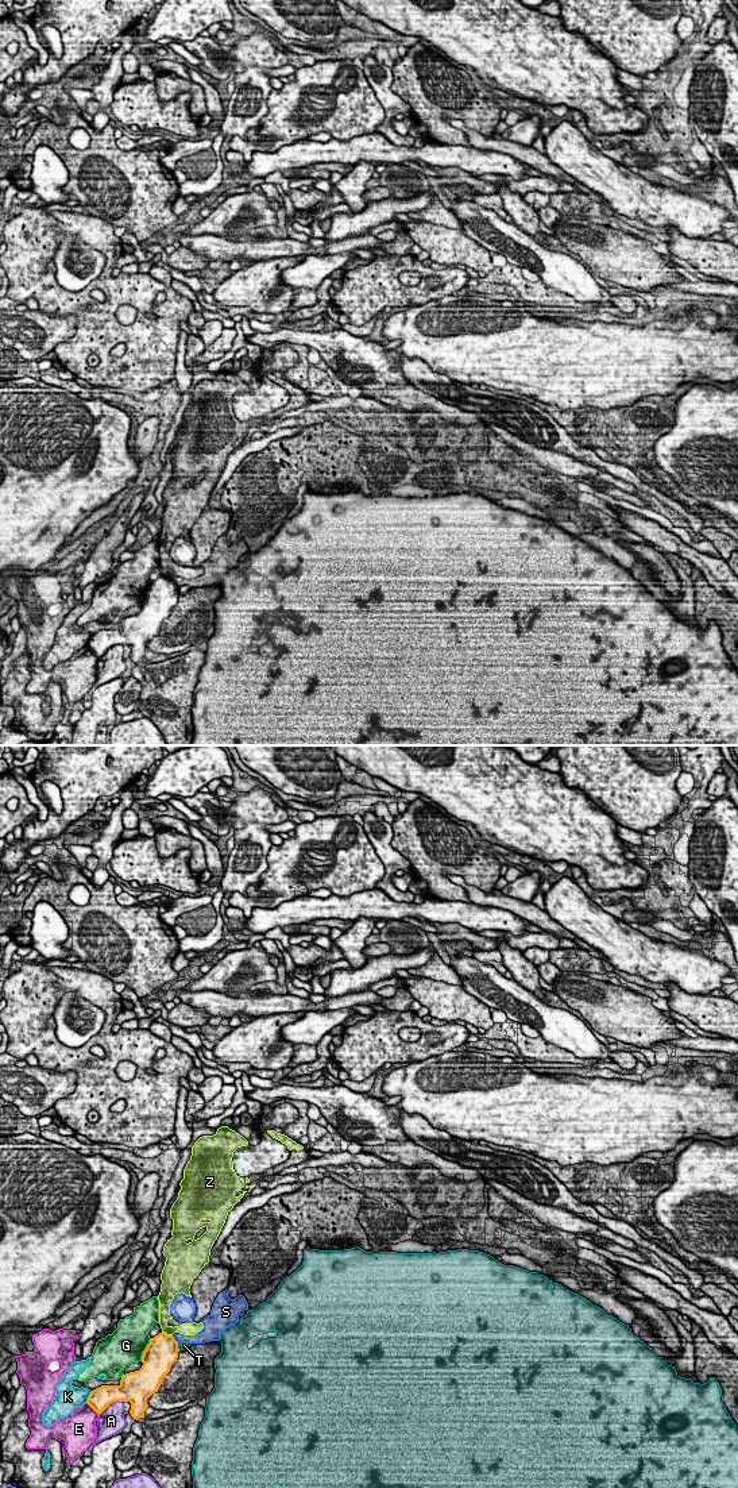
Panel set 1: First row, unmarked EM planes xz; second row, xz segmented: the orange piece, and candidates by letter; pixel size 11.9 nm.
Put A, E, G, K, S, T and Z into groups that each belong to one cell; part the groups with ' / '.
A / E / G / K / S / T / Z

